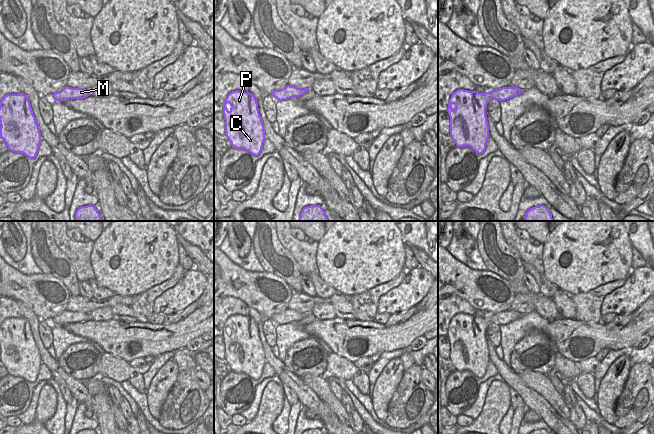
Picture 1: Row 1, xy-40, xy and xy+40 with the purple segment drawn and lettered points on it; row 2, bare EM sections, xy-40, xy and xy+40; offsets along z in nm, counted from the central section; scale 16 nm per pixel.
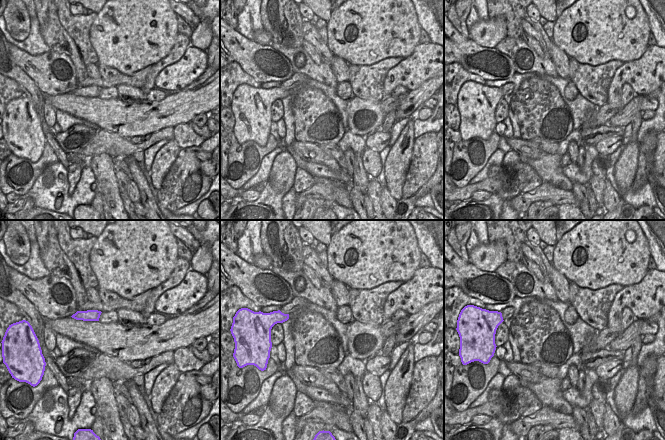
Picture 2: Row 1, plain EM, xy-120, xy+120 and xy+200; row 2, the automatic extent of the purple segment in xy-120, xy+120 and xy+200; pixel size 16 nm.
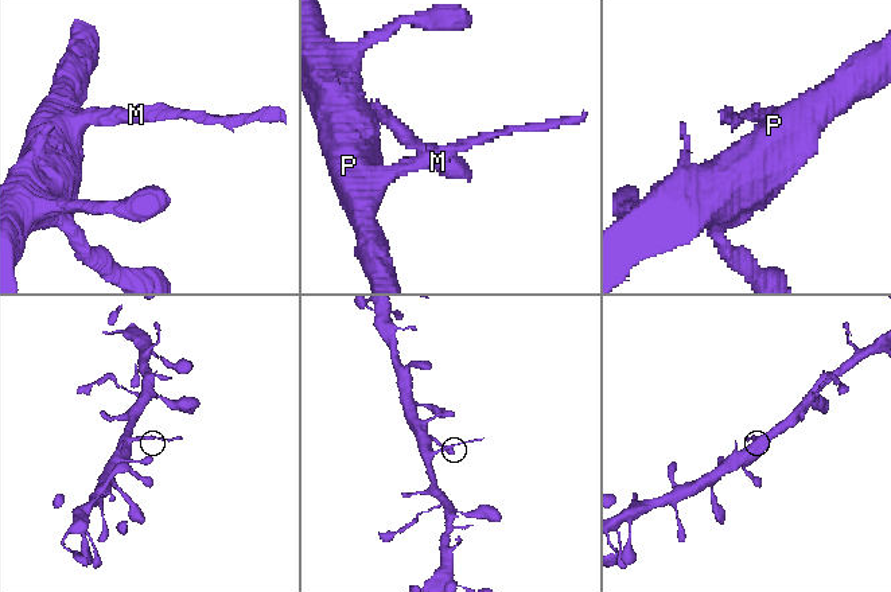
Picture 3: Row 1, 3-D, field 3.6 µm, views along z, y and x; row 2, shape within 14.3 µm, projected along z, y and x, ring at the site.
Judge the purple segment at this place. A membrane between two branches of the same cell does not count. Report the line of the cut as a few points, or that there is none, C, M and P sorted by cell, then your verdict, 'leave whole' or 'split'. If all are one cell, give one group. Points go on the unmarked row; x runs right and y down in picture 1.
cut in xy+40 along (502, 312), (499, 315), (499, 322), (501, 324); C P / M; split

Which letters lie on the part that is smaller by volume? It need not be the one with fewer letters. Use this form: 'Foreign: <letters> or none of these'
Foreign: M

